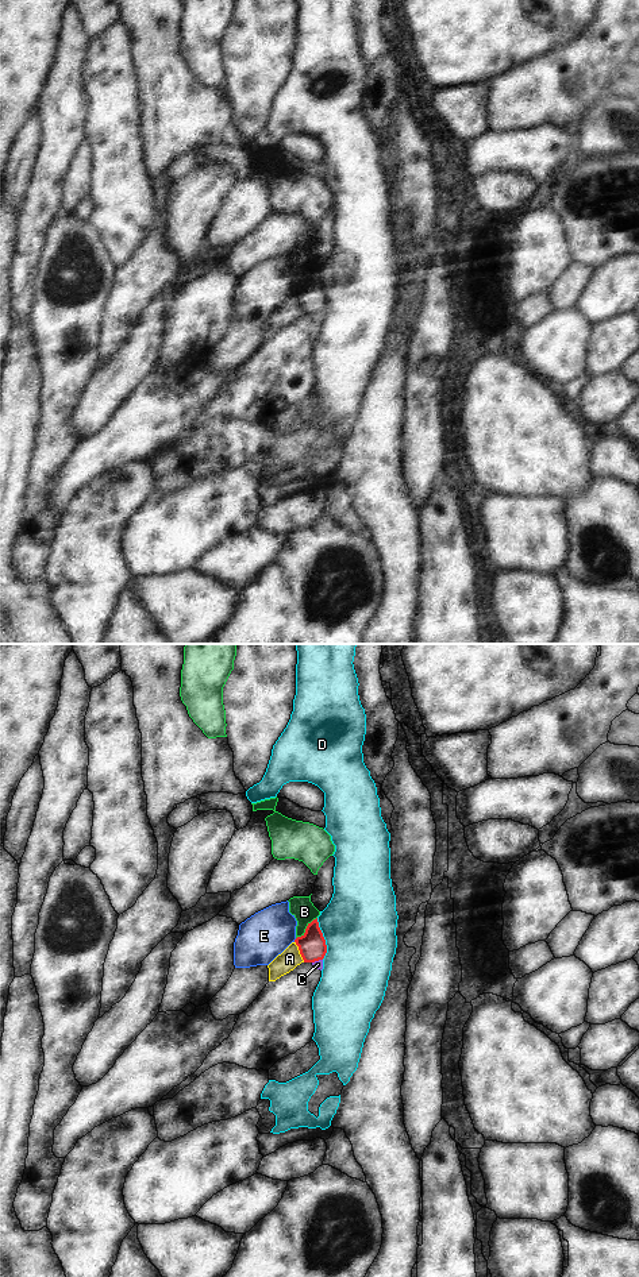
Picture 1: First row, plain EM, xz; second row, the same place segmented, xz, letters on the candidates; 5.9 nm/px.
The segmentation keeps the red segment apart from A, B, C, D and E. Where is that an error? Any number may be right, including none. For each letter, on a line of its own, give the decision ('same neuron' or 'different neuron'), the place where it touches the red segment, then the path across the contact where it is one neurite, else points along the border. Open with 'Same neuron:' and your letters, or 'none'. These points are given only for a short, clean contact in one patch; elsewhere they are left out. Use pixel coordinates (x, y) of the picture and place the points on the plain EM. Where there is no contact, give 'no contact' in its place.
Same neuron: none
A: different neuron | xz (300, 304) | along xz (295, 293), (304, 313)
B: different neuron | xz (305, 281) | along xz (316, 269), (296, 290)
C: different neuron | xz (316, 312) | along xz (322, 311), (312, 315)
D: different neuron | xz (323, 290)
E: different neuron | xz (295, 292) | along xz (296, 290), (293, 293)

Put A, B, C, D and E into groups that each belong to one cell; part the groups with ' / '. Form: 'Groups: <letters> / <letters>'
Groups: A / B / C / D / E

